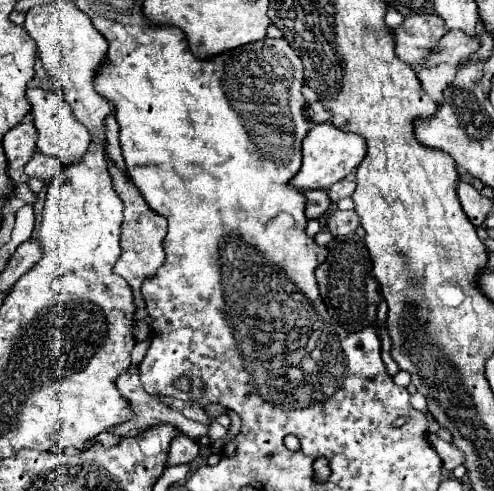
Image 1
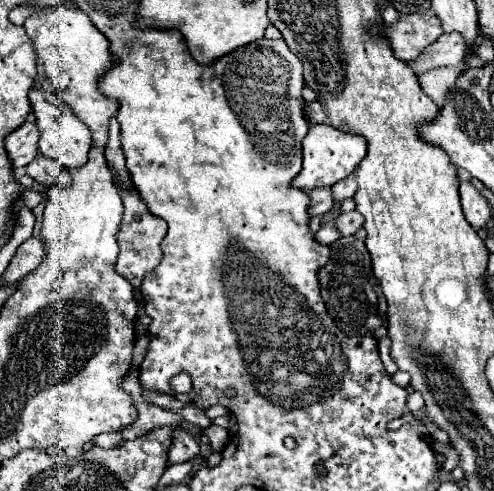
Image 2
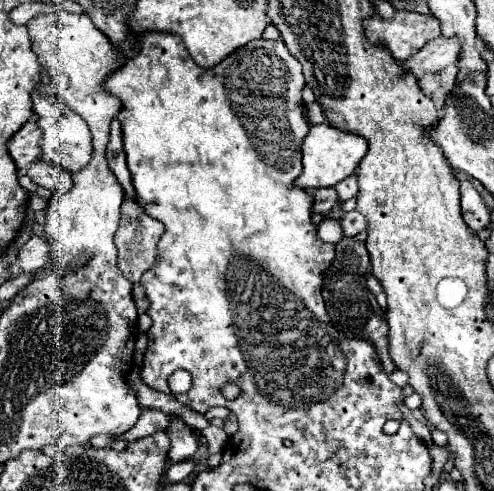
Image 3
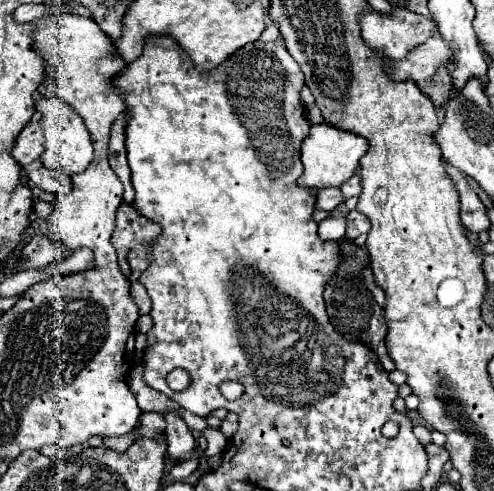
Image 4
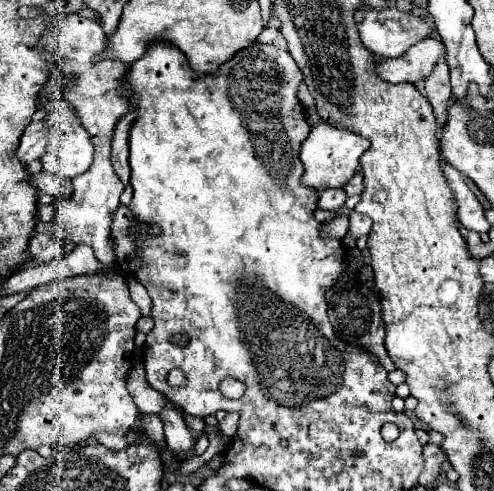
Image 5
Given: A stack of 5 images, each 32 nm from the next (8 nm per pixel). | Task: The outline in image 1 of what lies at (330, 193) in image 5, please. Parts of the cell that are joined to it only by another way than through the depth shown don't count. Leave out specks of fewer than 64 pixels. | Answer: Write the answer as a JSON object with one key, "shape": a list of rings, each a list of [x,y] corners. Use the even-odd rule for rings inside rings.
{"shape":[[[308,190],[306,192],[308,198],[308,206],[306,206],[306,216],[312,218],[320,218],[328,212],[328,208],[332,206],[330,198],[328,198],[328,190]]]}

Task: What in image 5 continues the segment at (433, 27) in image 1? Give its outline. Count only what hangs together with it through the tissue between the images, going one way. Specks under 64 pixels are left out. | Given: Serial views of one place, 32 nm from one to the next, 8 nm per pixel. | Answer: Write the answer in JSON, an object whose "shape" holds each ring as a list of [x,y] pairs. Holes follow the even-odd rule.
{"shape":[[[360,6],[354,14],[356,26],[360,32],[360,40],[366,48],[370,48],[372,54],[384,56],[384,58],[396,58],[402,56],[412,44],[424,40],[430,36],[428,24],[414,14],[404,14],[398,8],[370,8],[370,6]]]}

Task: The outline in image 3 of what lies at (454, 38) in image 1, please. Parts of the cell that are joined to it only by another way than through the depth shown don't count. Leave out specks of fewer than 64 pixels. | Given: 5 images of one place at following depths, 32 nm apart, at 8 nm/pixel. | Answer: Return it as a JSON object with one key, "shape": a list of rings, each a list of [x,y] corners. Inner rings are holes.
{"shape":[[[438,36],[424,44],[416,54],[412,54],[408,60],[402,62],[402,66],[416,78],[420,80],[426,74],[438,72],[450,64],[456,64],[460,54],[460,44],[456,40],[448,40],[444,36]]]}

